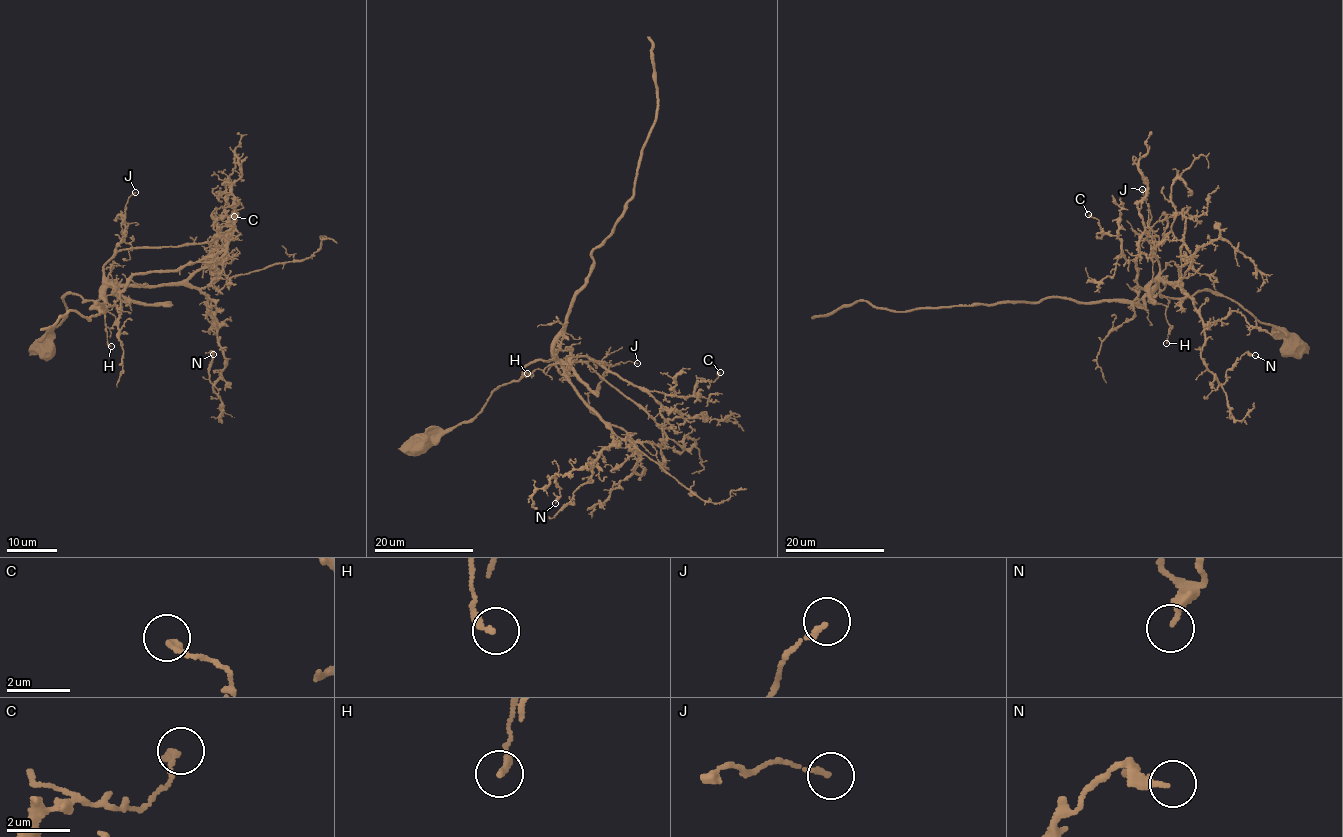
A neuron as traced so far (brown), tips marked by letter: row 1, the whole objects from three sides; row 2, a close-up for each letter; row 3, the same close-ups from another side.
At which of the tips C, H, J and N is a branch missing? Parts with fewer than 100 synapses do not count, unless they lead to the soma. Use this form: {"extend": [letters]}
{"extend": []}

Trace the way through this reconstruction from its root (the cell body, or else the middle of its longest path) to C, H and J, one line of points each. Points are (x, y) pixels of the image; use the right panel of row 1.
C: (1293, 344), (1211, 291), (1164, 297), (1154, 282), (1141, 287), (1120, 239), (1088, 214)
H: (1293, 344), (1225, 297), (1211, 291), (1164, 297), (1152, 282), (1150, 294), (1166, 307), (1166, 343)
J: (1293, 344), (1273, 325), (1211, 291), (1160, 296), (1159, 263), (1147, 238), (1150, 210), (1142, 189)

